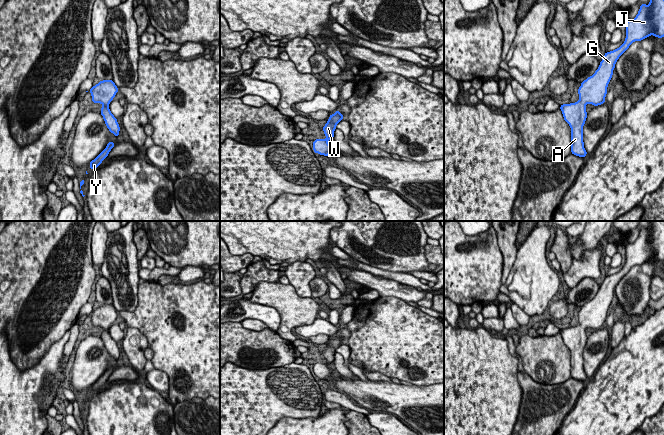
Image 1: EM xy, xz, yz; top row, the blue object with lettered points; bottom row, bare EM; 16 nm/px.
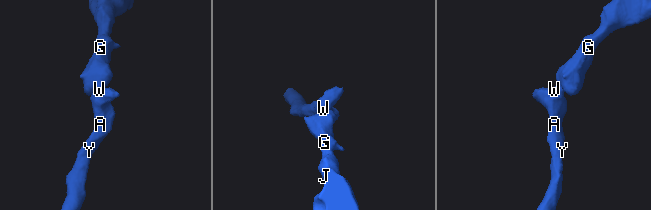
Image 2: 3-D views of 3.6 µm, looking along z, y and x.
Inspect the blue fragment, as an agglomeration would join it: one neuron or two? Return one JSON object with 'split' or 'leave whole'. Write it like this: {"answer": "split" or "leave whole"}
{"answer": "leave whole"}

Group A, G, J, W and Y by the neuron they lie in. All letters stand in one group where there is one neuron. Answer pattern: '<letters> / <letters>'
A G J W Y

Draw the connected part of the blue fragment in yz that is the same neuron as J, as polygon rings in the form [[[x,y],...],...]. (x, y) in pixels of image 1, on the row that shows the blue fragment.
[[[650,0],[649,4],[641,4],[636,17],[628,20],[626,23],[626,38],[624,43],[618,48],[610,52],[606,52],[598,69],[595,73],[581,83],[578,89],[579,100],[576,103],[563,104],[560,106],[564,120],[571,128],[571,153],[585,158],[587,152],[583,142],[583,126],[587,118],[586,105],[601,105],[605,102],[607,87],[612,78],[615,63],[619,57],[629,48],[635,41],[641,41],[650,35],[654,35],[659,39],[664,37],[664,0]]]

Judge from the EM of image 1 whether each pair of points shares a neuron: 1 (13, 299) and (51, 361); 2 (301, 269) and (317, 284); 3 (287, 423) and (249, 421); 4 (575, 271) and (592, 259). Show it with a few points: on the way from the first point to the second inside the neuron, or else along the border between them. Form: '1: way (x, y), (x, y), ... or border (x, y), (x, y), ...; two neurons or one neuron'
1: border (62, 335), (51, 345), (37, 363), (28, 367); two neurons
2: border (315, 276), (309, 283), (311, 296); two neurons
3: border (300, 418), (282, 417), (275, 424); two neurons
4: way (579, 269), (588, 263); one neuron

